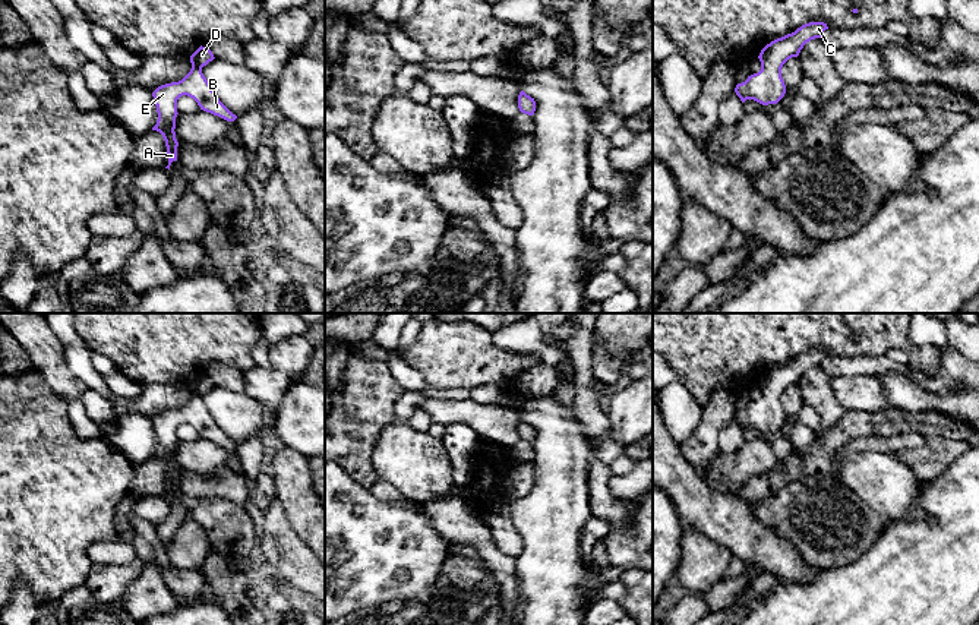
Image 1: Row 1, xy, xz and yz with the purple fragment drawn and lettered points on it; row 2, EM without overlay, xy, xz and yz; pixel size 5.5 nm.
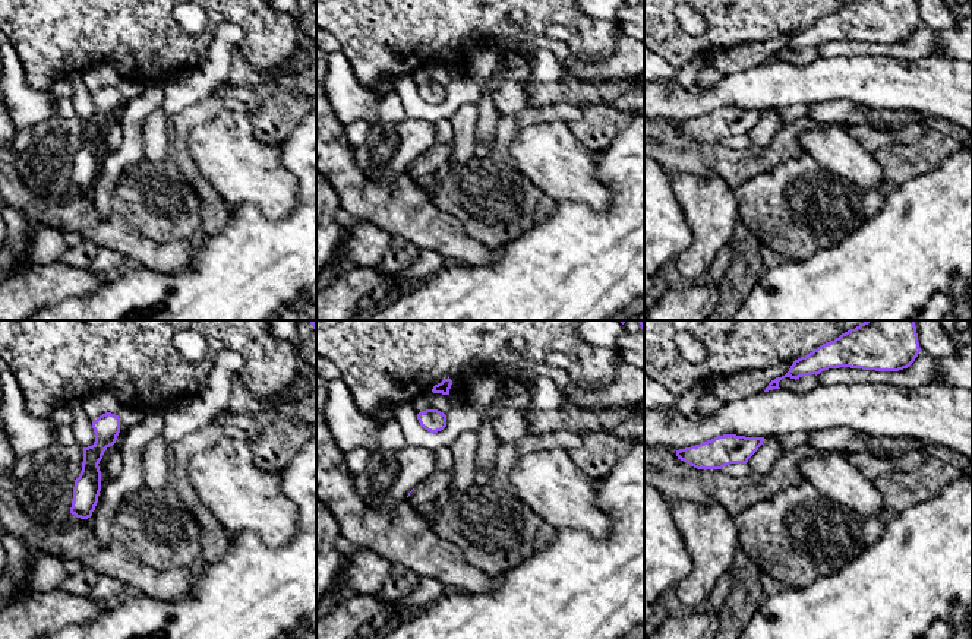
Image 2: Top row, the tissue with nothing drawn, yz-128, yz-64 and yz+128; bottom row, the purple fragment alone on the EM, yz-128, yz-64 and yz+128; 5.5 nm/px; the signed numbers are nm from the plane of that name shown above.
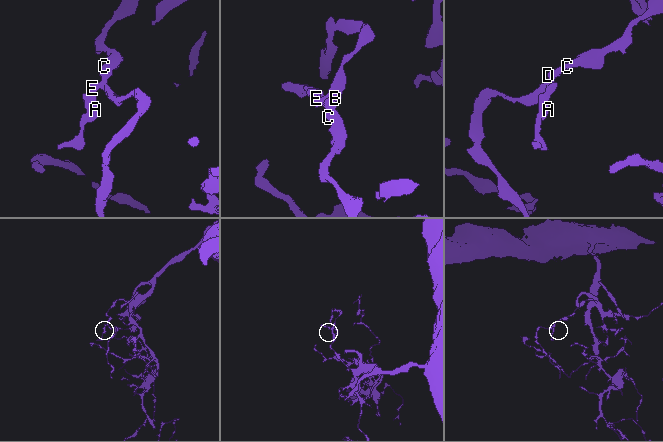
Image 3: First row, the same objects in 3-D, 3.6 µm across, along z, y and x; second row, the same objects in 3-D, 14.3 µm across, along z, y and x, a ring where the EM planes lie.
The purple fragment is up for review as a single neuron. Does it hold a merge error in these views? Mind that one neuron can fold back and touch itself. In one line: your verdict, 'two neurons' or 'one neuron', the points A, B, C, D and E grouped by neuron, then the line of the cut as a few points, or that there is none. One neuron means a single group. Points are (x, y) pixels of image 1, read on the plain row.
one neuron | A B C D E | no cut

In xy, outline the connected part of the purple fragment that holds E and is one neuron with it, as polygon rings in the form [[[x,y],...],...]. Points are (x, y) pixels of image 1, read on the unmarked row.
[[[199,375],[192,383],[190,400],[179,410],[171,410],[158,414],[154,420],[154,429],[157,433],[158,448],[152,458],[162,463],[168,482],[170,498],[173,489],[177,489],[177,474],[176,467],[176,445],[177,445],[177,427],[183,423],[193,426],[200,438],[218,444],[227,449],[234,449],[237,446],[215,423],[209,410],[202,401],[202,395],[212,389],[215,385],[212,379],[206,375]]]

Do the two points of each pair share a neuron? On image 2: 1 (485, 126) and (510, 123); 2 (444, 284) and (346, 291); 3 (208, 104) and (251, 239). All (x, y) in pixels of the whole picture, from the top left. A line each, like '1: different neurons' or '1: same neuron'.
1: different neurons
2: different neurons
3: different neurons

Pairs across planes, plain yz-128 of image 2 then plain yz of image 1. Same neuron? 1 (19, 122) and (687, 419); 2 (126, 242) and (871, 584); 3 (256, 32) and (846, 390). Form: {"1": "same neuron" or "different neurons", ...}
{"1": "same neuron", "2": "different neurons", "3": "different neurons"}

